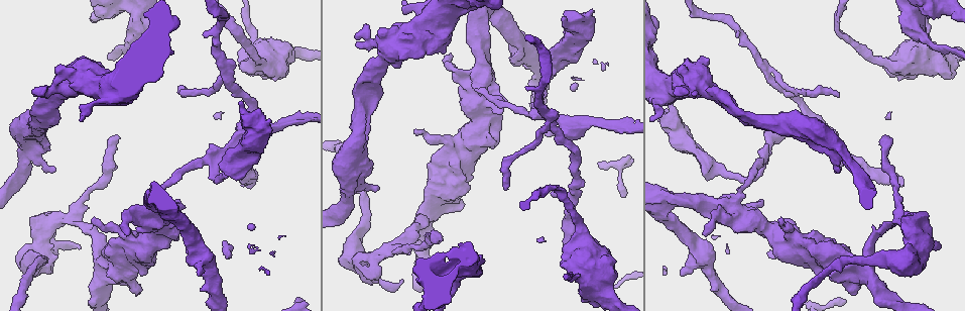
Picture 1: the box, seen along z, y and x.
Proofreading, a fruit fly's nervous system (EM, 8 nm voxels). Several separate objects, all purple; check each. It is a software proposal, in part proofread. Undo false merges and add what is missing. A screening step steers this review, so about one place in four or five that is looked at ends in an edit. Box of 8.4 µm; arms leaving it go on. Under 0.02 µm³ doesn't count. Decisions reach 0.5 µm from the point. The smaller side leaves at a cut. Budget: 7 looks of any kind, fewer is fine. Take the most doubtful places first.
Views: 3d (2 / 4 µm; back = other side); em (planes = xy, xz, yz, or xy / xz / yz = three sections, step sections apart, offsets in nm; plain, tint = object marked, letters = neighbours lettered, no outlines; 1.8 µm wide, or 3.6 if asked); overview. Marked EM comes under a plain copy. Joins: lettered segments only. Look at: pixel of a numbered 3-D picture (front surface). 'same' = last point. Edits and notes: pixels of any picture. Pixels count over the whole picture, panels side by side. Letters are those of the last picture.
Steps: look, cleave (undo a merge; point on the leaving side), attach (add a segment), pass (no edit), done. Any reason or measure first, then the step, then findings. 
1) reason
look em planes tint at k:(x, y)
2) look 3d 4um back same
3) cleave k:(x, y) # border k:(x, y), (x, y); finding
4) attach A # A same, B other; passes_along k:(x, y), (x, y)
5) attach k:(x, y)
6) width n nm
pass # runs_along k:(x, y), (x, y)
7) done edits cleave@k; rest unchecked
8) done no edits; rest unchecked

small branch off a trunk
look 3d 4um at 1:(729, 209)

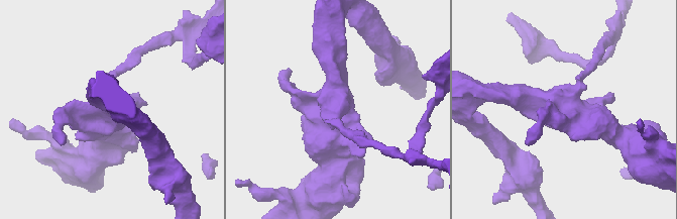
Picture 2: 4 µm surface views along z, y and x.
arms 4; now the EM
look em 3.6um planes tint at 2:(562, 107)

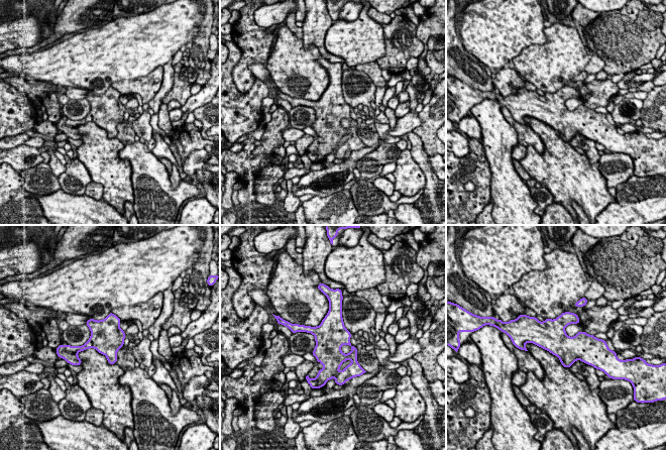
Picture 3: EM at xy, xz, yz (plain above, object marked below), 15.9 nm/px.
what lies round it
look em 3.6um planes letters same

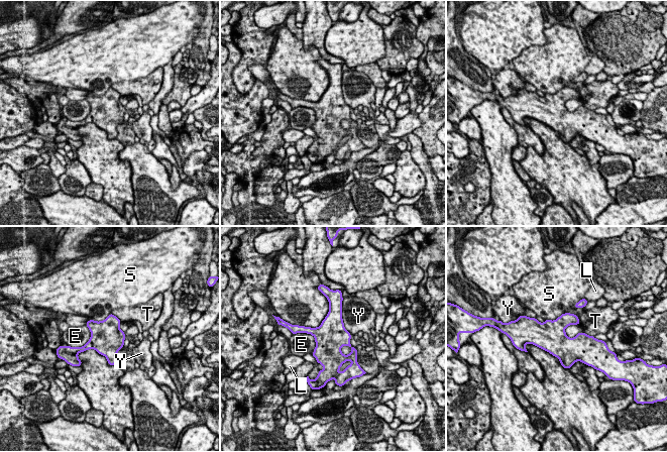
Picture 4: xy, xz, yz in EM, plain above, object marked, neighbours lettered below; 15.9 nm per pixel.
pass # E other, L other, S other, T other, Y other; border 4:(341, 306), (343, 326), (351, 334); continuous, no second cell

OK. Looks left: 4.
sharp bend
look em planes letters at 1:(227, 83)

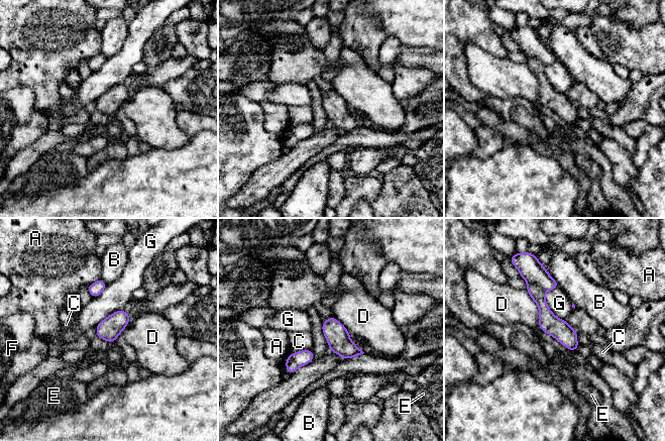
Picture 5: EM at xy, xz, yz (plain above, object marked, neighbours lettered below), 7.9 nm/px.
width 160 nm
cleave 5:(528, 264) # A other, B other, C other, D other, E other, F other, G other; border 5:(528, 282), (538, 285), (545, 292); two cells meet here

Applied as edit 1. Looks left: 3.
redraw
look overview

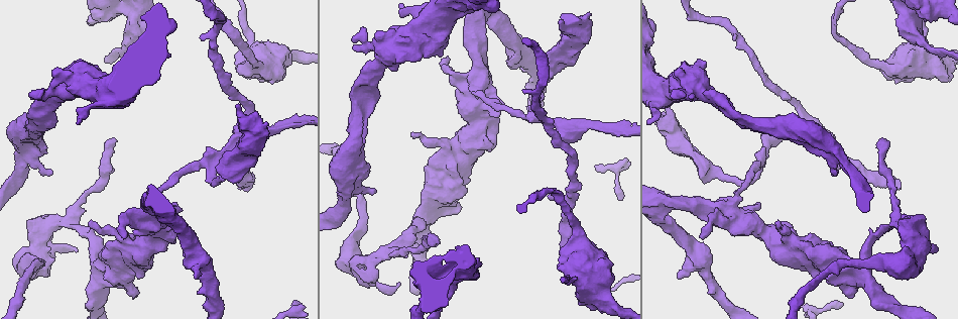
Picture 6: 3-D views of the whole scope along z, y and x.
four arms meet
look em planes letters at 6:(910, 20)

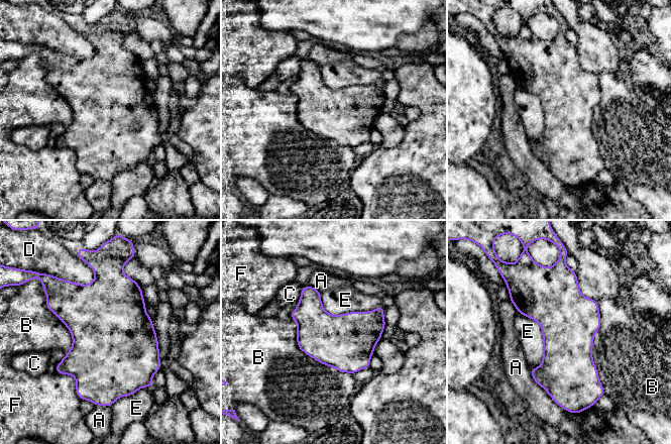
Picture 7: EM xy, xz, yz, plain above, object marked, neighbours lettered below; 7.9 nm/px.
pass # A other, B other, C other, D other, E other, F other; border 7:(518, 312), (540, 326), (540, 366); continuous, no second cell

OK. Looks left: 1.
done edits cleave@5; rest unchecked

